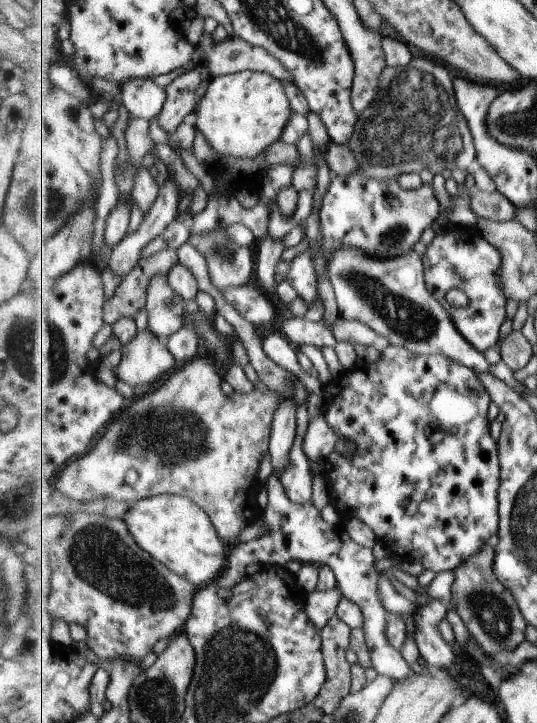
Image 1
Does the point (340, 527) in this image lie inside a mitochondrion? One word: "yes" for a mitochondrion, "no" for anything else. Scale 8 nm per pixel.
no

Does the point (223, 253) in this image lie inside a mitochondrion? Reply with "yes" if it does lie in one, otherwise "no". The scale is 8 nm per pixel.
yes

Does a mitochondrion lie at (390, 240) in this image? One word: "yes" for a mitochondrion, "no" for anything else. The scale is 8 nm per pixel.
yes

